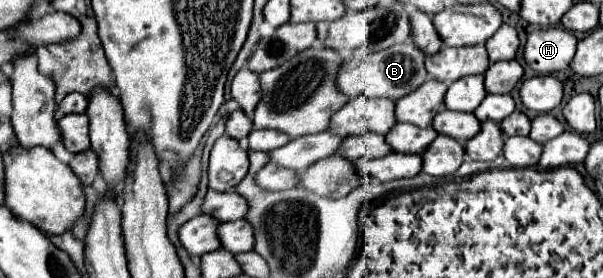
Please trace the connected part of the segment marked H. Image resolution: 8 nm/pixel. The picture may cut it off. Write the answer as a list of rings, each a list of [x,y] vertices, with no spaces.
[[[563,26],[539,28],[529,34],[525,44],[525,62],[539,74],[551,74],[569,68],[575,56],[577,36]]]

